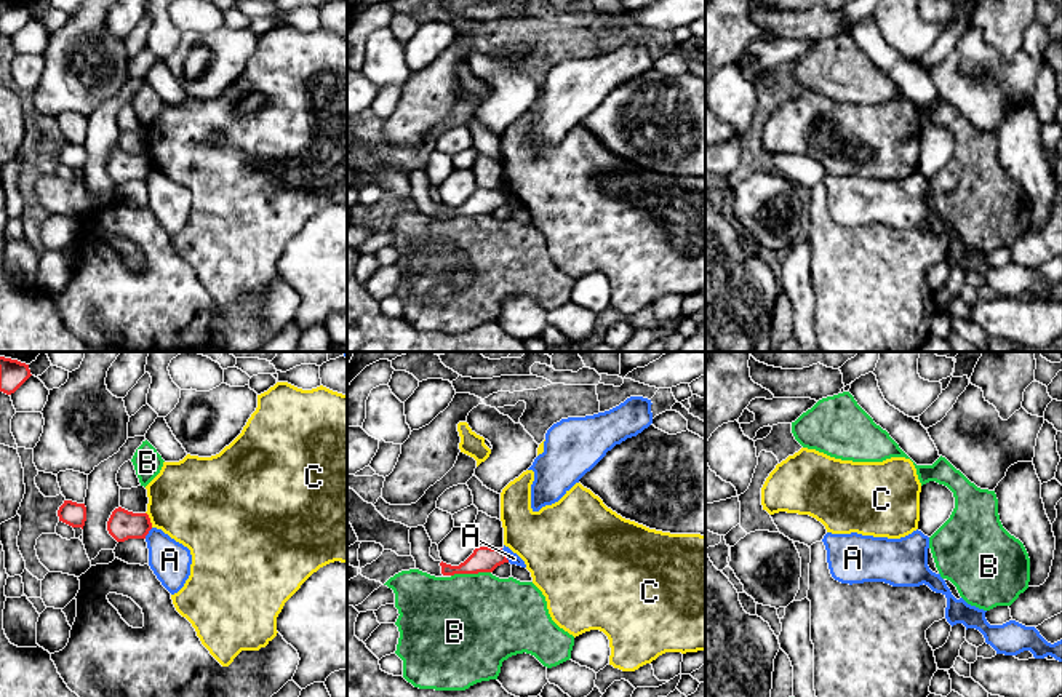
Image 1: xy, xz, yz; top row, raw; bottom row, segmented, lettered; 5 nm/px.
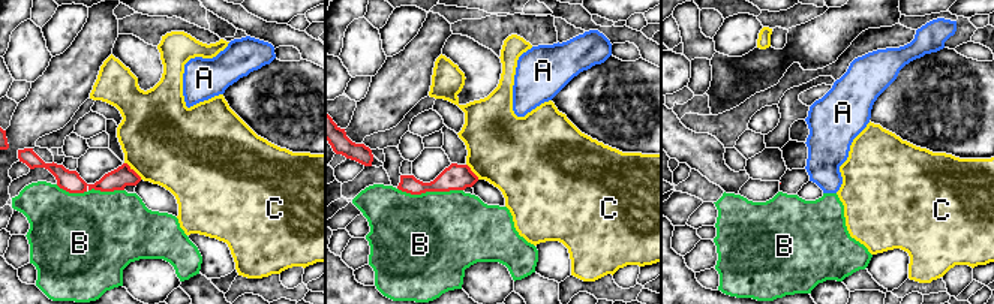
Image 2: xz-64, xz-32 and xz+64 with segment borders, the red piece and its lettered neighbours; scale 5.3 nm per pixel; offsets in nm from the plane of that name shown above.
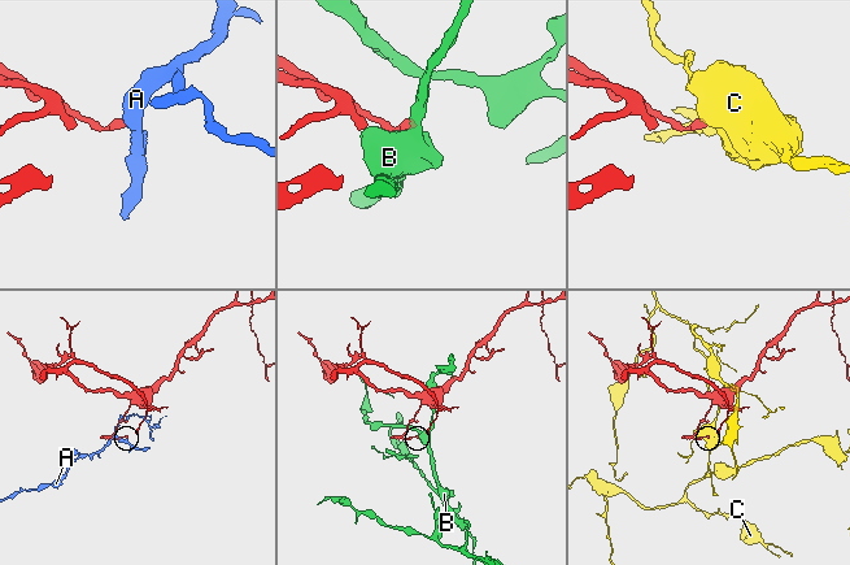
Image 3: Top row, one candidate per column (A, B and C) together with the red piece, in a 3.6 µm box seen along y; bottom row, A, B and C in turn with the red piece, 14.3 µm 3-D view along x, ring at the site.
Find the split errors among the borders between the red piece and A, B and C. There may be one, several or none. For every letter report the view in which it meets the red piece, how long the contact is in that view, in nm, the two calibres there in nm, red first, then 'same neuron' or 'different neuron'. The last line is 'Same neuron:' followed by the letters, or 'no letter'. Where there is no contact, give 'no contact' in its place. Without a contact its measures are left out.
A: meets red in xz; contact 80 nm long; 130 nm thick on the red side, 60 nm on the other; different neuron
B: meets red in xz; contact 200 nm long; 130 nm thick on the red side, 500 nm on the other; different neuron
C: meets red in xy; contact 90 nm long; 150 nm thick on the red side, 440 nm on the other; different neuron
Same neuron: no letter

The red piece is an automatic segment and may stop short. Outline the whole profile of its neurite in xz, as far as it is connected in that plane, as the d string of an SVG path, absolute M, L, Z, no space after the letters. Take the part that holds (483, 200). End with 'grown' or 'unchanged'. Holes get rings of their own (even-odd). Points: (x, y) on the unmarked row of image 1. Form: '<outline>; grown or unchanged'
M477 189L459 208L440 205L443 217L493 214L497 208L509 205L502 190Z; unchanged

